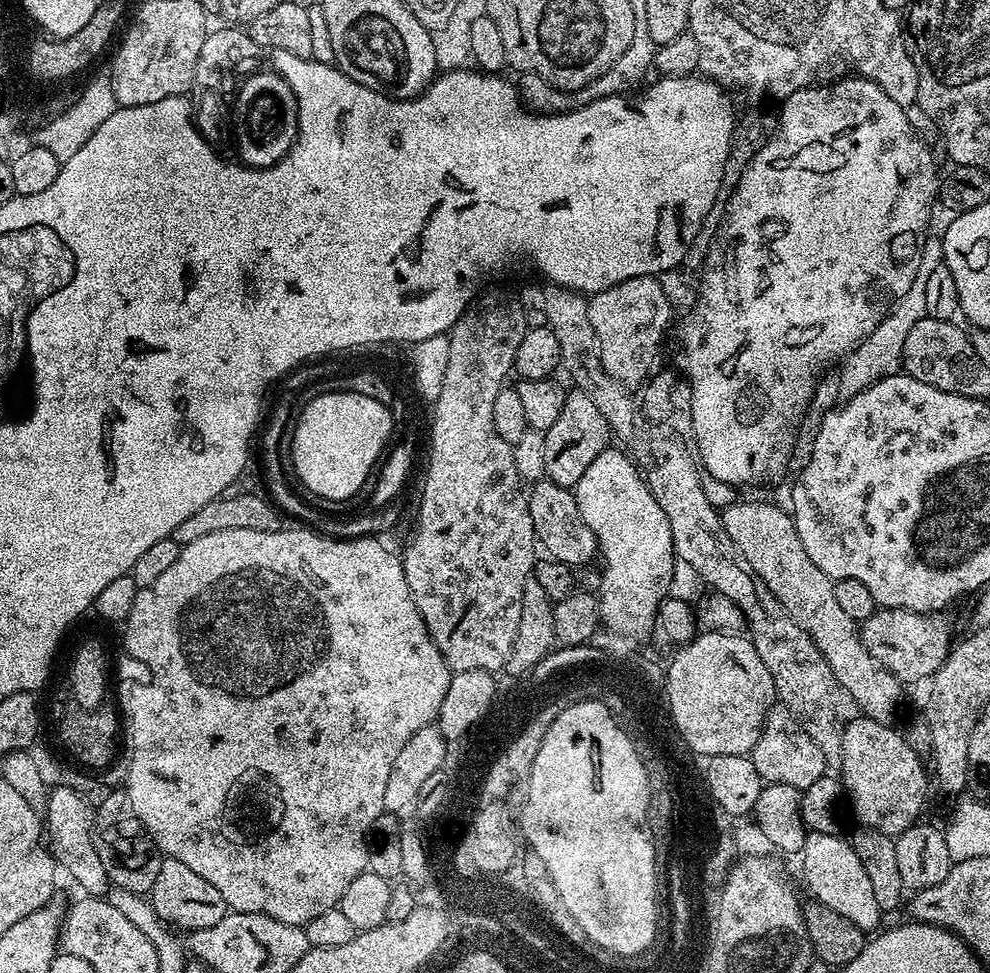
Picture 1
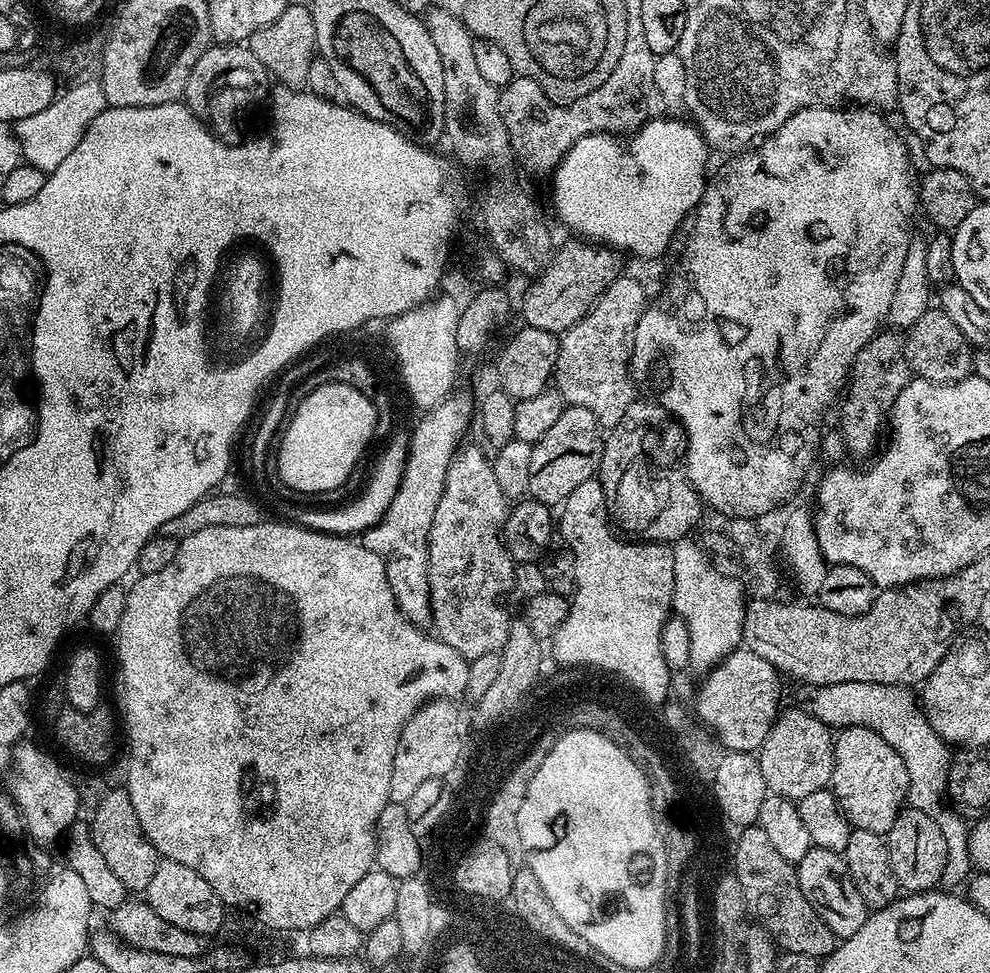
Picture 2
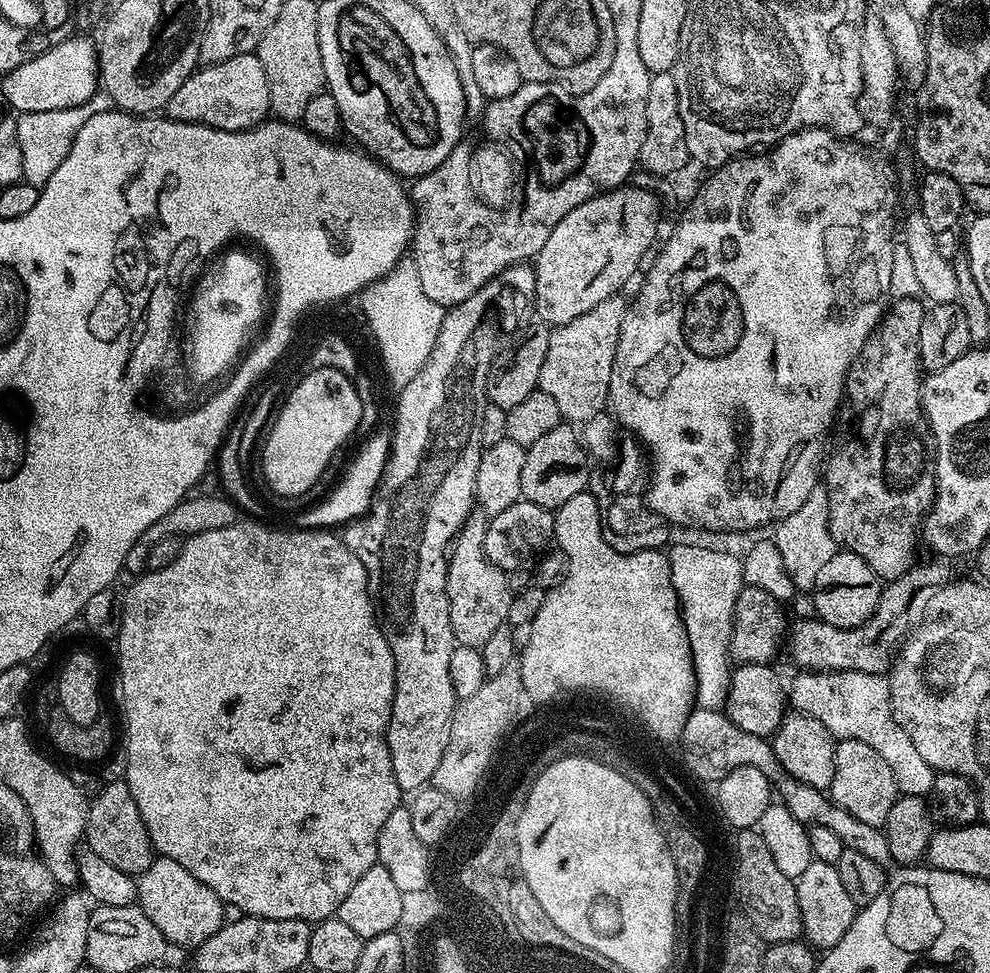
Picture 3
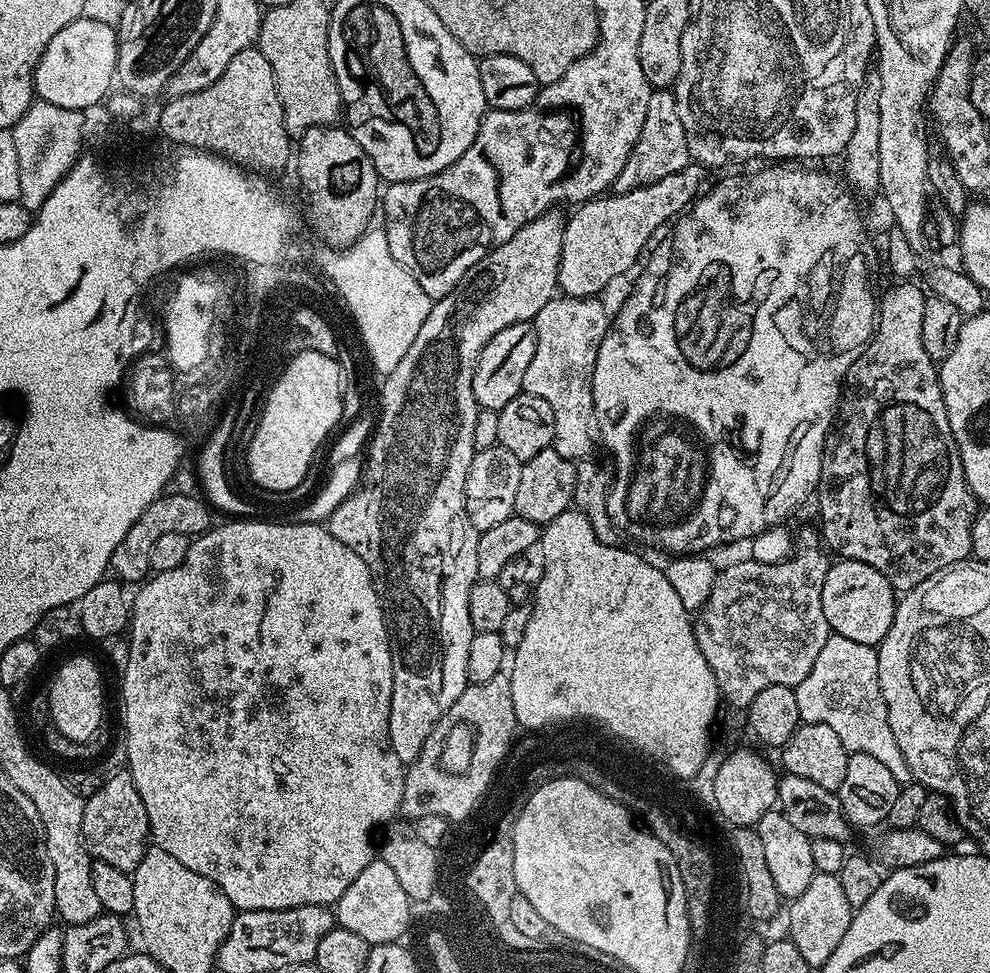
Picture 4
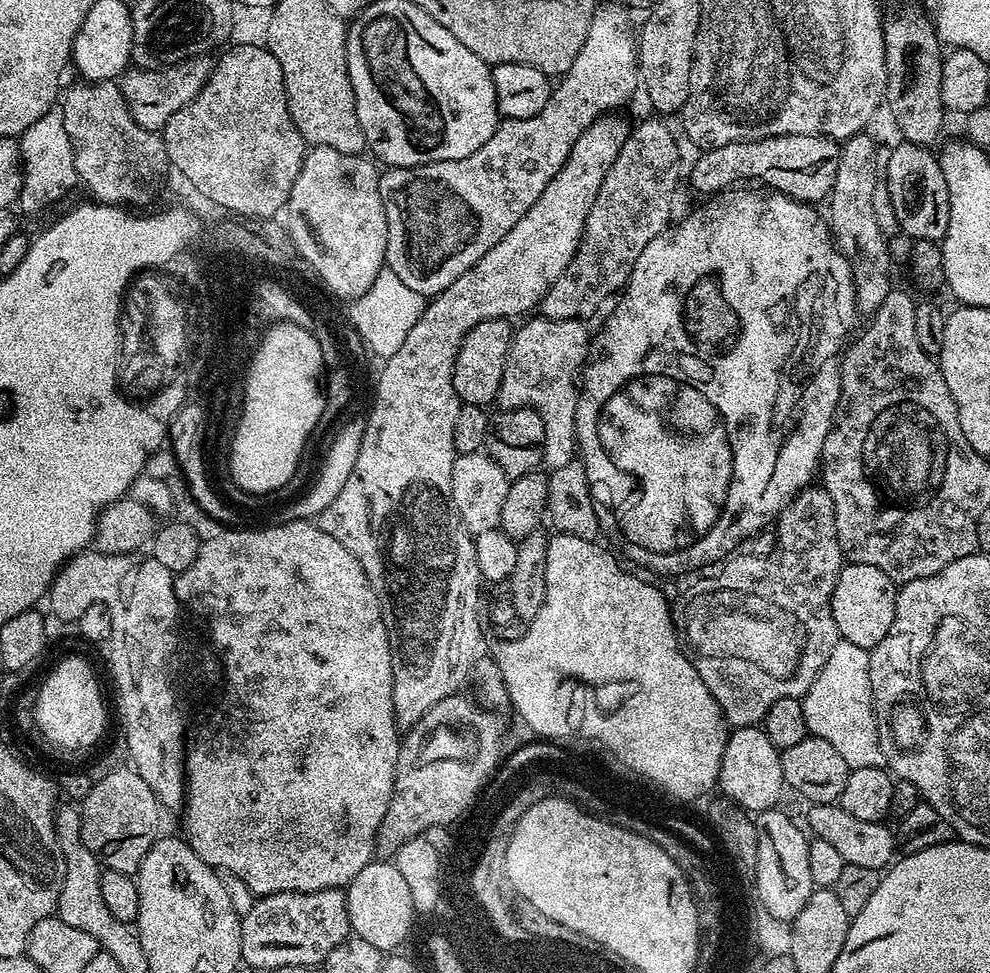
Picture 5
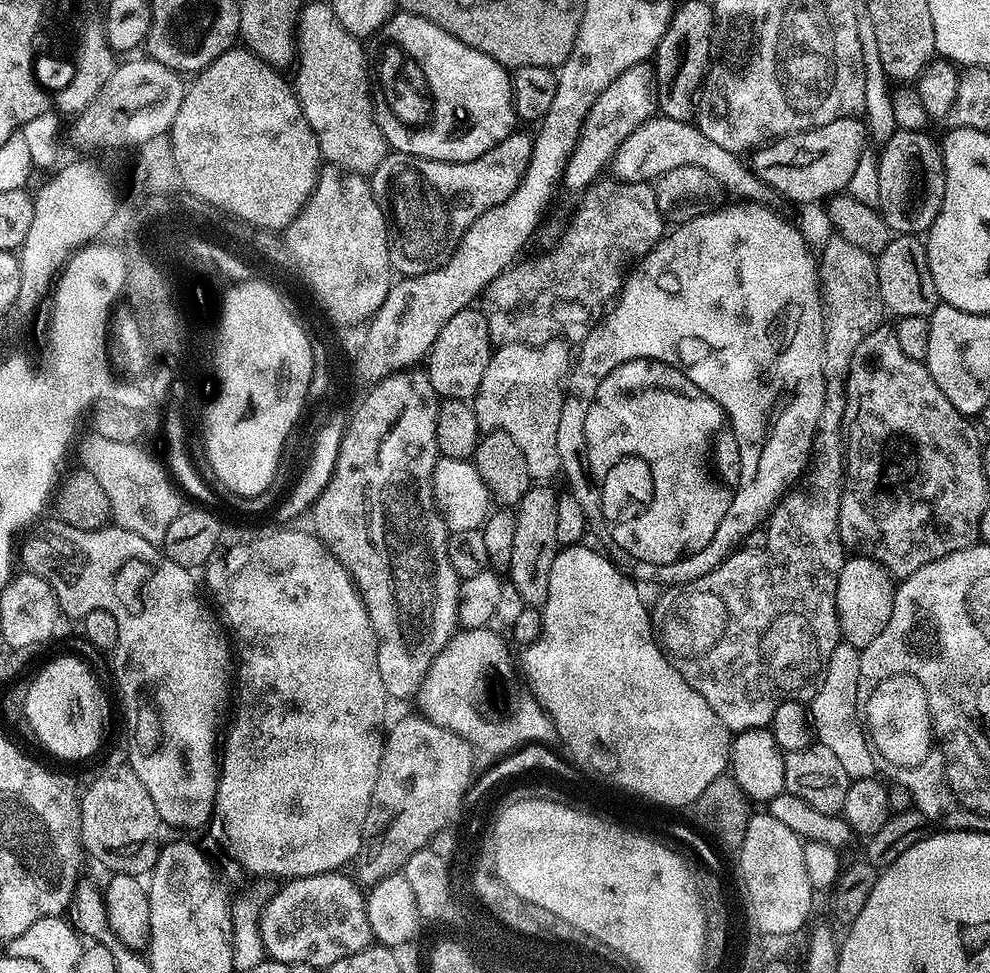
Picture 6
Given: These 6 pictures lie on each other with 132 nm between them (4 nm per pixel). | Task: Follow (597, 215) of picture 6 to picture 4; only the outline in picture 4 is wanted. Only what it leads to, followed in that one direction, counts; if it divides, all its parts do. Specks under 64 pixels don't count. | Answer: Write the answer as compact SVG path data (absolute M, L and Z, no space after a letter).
M654 90L650 94L650 102L646 102L646 122L642 122L642 134L638 134L638 142L626 166L622 166L622 174L618 174L615 191L629 192L653 184L658 182L658 178L666 178L666 174L682 170L689 162L686 130L682 130L682 118L678 118L676 97L668 90Z

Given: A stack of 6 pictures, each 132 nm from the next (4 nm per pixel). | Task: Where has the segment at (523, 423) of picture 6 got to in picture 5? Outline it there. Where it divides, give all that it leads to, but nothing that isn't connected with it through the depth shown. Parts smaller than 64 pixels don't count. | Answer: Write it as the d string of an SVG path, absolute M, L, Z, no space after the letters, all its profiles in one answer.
M525 319L521 328L515 329L512 345L500 375L500 385L496 391L495 403L501 409L533 408L542 418L544 427L544 459L549 469L565 466L571 460L577 459L576 427L574 426L574 410L578 395L578 377L581 375L584 362L588 359L590 331L583 319L579 320L536 320Z

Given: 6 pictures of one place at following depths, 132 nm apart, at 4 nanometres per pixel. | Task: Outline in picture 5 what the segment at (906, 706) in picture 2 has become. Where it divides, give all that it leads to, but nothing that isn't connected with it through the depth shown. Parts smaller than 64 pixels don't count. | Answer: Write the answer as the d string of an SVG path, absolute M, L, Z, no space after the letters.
M840 639L834 650L830 650L826 666L822 666L818 678L814 678L802 703L809 733L826 738L826 742L830 742L830 746L842 754L849 769L885 767L876 729L876 710L872 703L869 649Z

